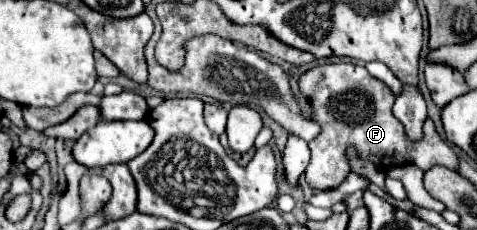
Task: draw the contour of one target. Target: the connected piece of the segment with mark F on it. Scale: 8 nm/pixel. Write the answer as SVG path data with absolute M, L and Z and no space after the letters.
M344 62L314 66L300 76L298 86L312 106L310 118L322 128L322 132L308 142L311 158L304 174L313 189L334 188L348 176L348 148L354 148L362 160L372 162L380 172L388 172L402 164L414 164L420 170L430 170L438 164L458 170L458 156L446 142L442 142L430 118L424 122L422 142L414 142L414 146L406 142L406 130L402 130L402 122L392 114L394 92L382 80L372 78L364 66Z

